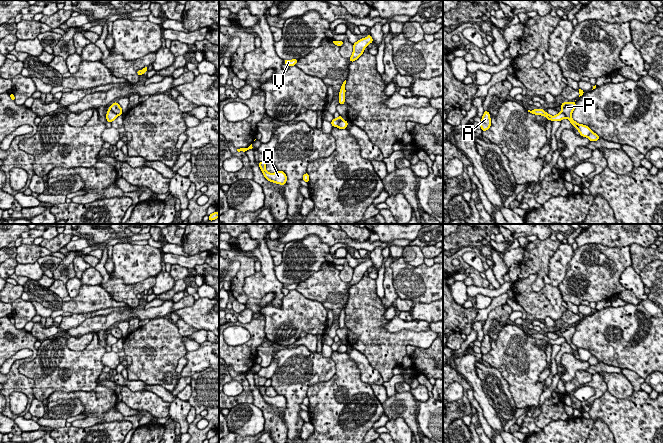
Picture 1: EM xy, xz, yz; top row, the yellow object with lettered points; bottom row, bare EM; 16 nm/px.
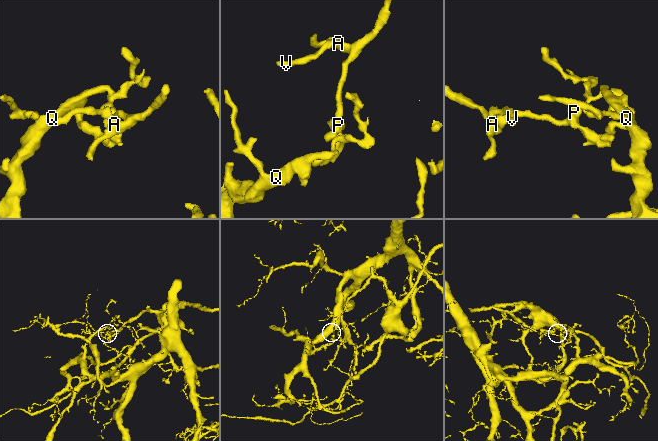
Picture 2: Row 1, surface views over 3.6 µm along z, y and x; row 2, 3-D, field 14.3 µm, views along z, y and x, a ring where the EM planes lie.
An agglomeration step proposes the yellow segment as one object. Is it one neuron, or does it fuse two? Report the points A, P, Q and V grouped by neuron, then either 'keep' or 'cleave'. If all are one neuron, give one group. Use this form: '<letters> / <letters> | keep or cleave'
A V / P Q | cleave

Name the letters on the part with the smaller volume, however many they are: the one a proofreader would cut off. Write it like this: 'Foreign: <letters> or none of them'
Foreign: A, V

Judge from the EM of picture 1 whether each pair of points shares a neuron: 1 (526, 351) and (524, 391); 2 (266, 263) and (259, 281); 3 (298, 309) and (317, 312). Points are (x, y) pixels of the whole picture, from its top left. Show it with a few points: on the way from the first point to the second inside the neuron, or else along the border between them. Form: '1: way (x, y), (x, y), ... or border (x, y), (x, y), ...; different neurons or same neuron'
1: way (519, 361), (519, 381); same neuron
2: way (266, 268), (266, 276), (264, 278); same neuron
3: way (303, 312), (312, 312); same neuron

